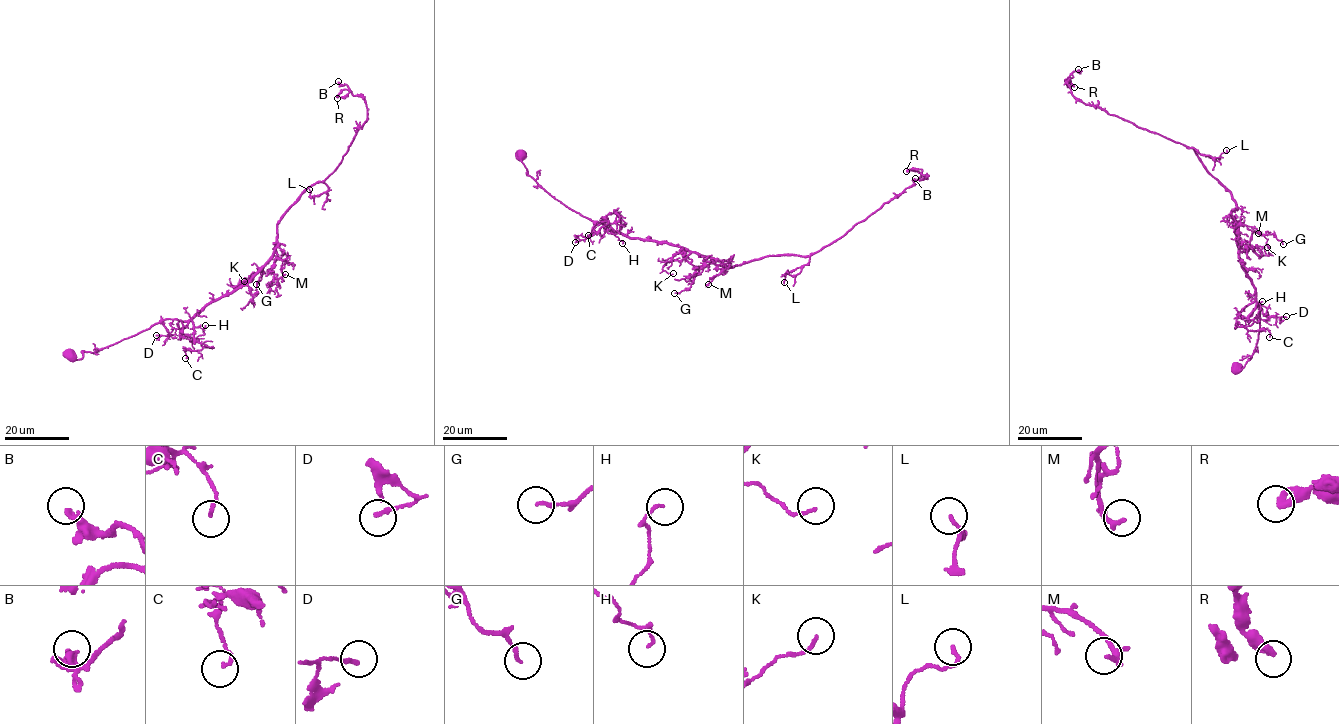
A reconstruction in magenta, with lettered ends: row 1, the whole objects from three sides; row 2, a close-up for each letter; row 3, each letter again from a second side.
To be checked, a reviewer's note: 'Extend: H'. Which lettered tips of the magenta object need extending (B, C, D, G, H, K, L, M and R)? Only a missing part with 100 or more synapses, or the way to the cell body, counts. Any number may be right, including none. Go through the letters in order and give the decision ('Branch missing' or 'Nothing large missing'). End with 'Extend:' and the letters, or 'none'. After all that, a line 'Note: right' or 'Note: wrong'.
B: Nothing large missing
C: Nothing large missing
D: Nothing large missing
G: Nothing large missing
H: Nothing large missing
K: Nothing large missing
L: Nothing large missing
M: Nothing large missing
R: Nothing large missing
Extend: none
Note: wrong

